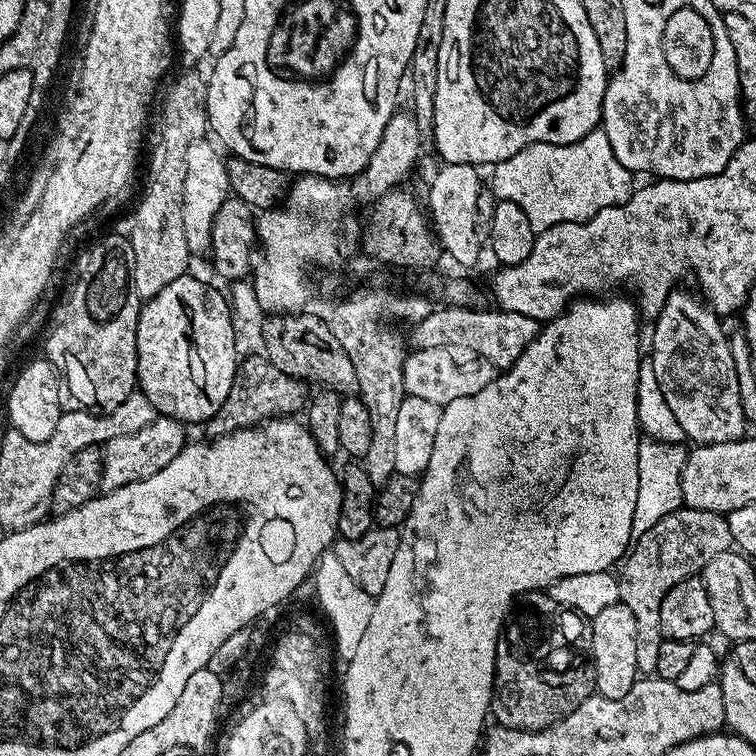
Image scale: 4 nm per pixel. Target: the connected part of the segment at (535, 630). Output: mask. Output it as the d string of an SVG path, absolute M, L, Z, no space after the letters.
M547 591L525 592L511 605L510 614L507 617L504 631L500 637L496 639L496 683L494 685L494 695L490 705L490 712L493 717L502 717L503 723L509 728L521 728L527 732L541 732L544 728L549 728L558 723L562 718L571 715L574 710L578 710L578 706L585 698L593 695L596 686L596 671L592 665L592 634L590 624L585 617L579 616L577 612L572 612L569 608L558 606L558 602L554 602L548 597Z

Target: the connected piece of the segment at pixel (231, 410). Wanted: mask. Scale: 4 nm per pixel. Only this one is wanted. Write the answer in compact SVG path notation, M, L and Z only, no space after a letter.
M250 355L243 357L236 365L234 382L230 386L230 394L226 394L226 402L218 406L218 410L204 424L204 430L211 439L229 436L240 428L251 428L263 424L265 420L286 418L303 409L310 399L310 388L299 376L291 376L278 366L274 366L267 355Z

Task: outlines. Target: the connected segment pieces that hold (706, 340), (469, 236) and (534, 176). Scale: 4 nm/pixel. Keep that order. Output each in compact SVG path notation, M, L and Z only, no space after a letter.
M674 290L666 298L660 315L655 317L652 328L652 376L655 387L662 390L666 403L681 430L689 441L701 444L717 444L741 439L745 435L746 421L742 410L742 398L738 390L738 374L734 370L734 358L730 354L728 336L721 317L712 311L703 299L688 292Z
M444 164L436 172L432 185L428 188L428 204L426 200L426 212L430 217L430 227L436 233L441 249L456 264L468 268L480 260L480 240L482 244L482 233L474 228L474 210L477 209L478 194L482 187L482 181L478 173L477 165L474 164Z
M603 127L595 128L586 138L569 144L531 144L518 154L506 158L491 169L490 187L497 201L514 202L514 206L522 206L522 214L530 218L530 226L536 233L550 230L550 226L558 226L562 222L578 222L583 224L594 214L606 210L610 206L625 204L634 191L633 173L614 158L614 150L610 150L610 138L606 138Z

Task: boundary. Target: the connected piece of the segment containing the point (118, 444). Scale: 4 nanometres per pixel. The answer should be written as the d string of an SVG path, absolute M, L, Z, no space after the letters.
M157 415L150 426L144 426L134 434L122 434L118 438L110 438L102 445L104 461L100 471L100 486L104 492L113 492L122 486L130 486L130 482L138 482L150 478L150 474L158 474L162 466L170 466L174 458L184 449L186 437L185 425L169 416Z

